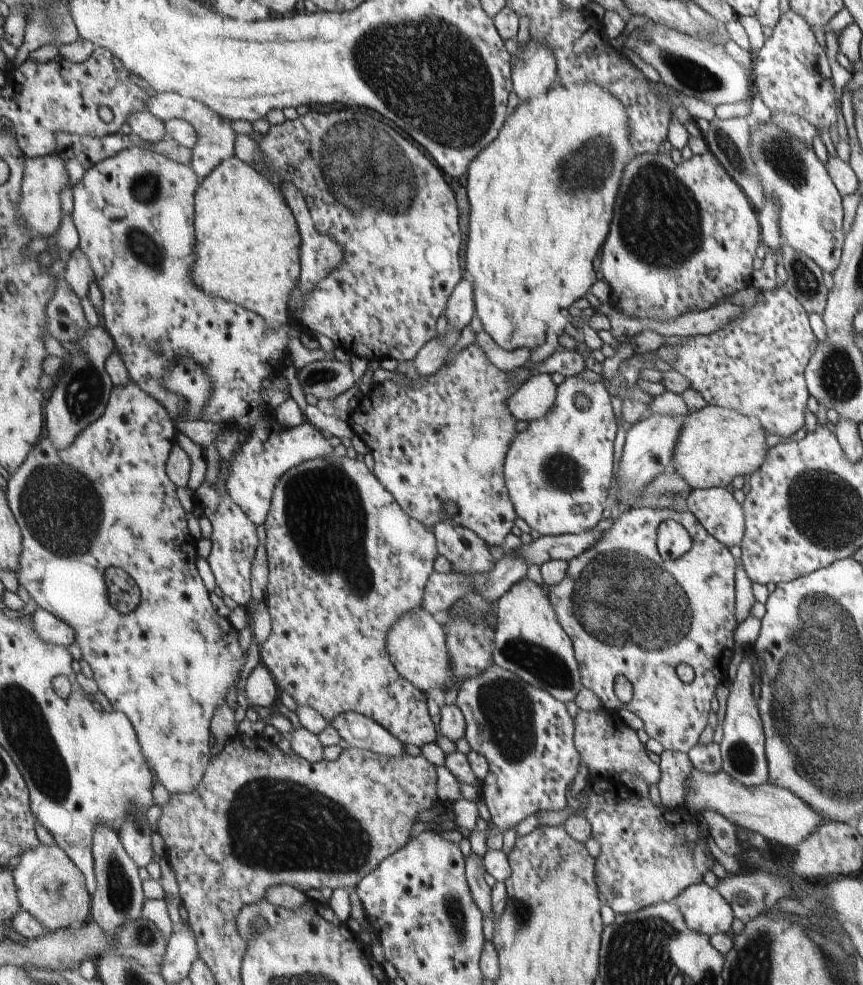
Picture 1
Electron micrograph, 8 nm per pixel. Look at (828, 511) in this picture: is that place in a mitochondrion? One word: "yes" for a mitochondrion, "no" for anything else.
yes

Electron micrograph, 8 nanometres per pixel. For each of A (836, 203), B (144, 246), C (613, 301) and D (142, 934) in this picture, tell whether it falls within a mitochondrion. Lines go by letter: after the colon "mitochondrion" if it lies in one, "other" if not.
A: other
B: mitochondrion
C: other
D: mitochondrion

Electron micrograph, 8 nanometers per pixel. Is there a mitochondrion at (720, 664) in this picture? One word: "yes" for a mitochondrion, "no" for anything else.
no

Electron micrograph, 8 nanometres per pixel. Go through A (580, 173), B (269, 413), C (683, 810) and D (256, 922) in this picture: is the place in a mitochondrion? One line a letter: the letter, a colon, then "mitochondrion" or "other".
A: mitochondrion
B: other
C: other
D: other

